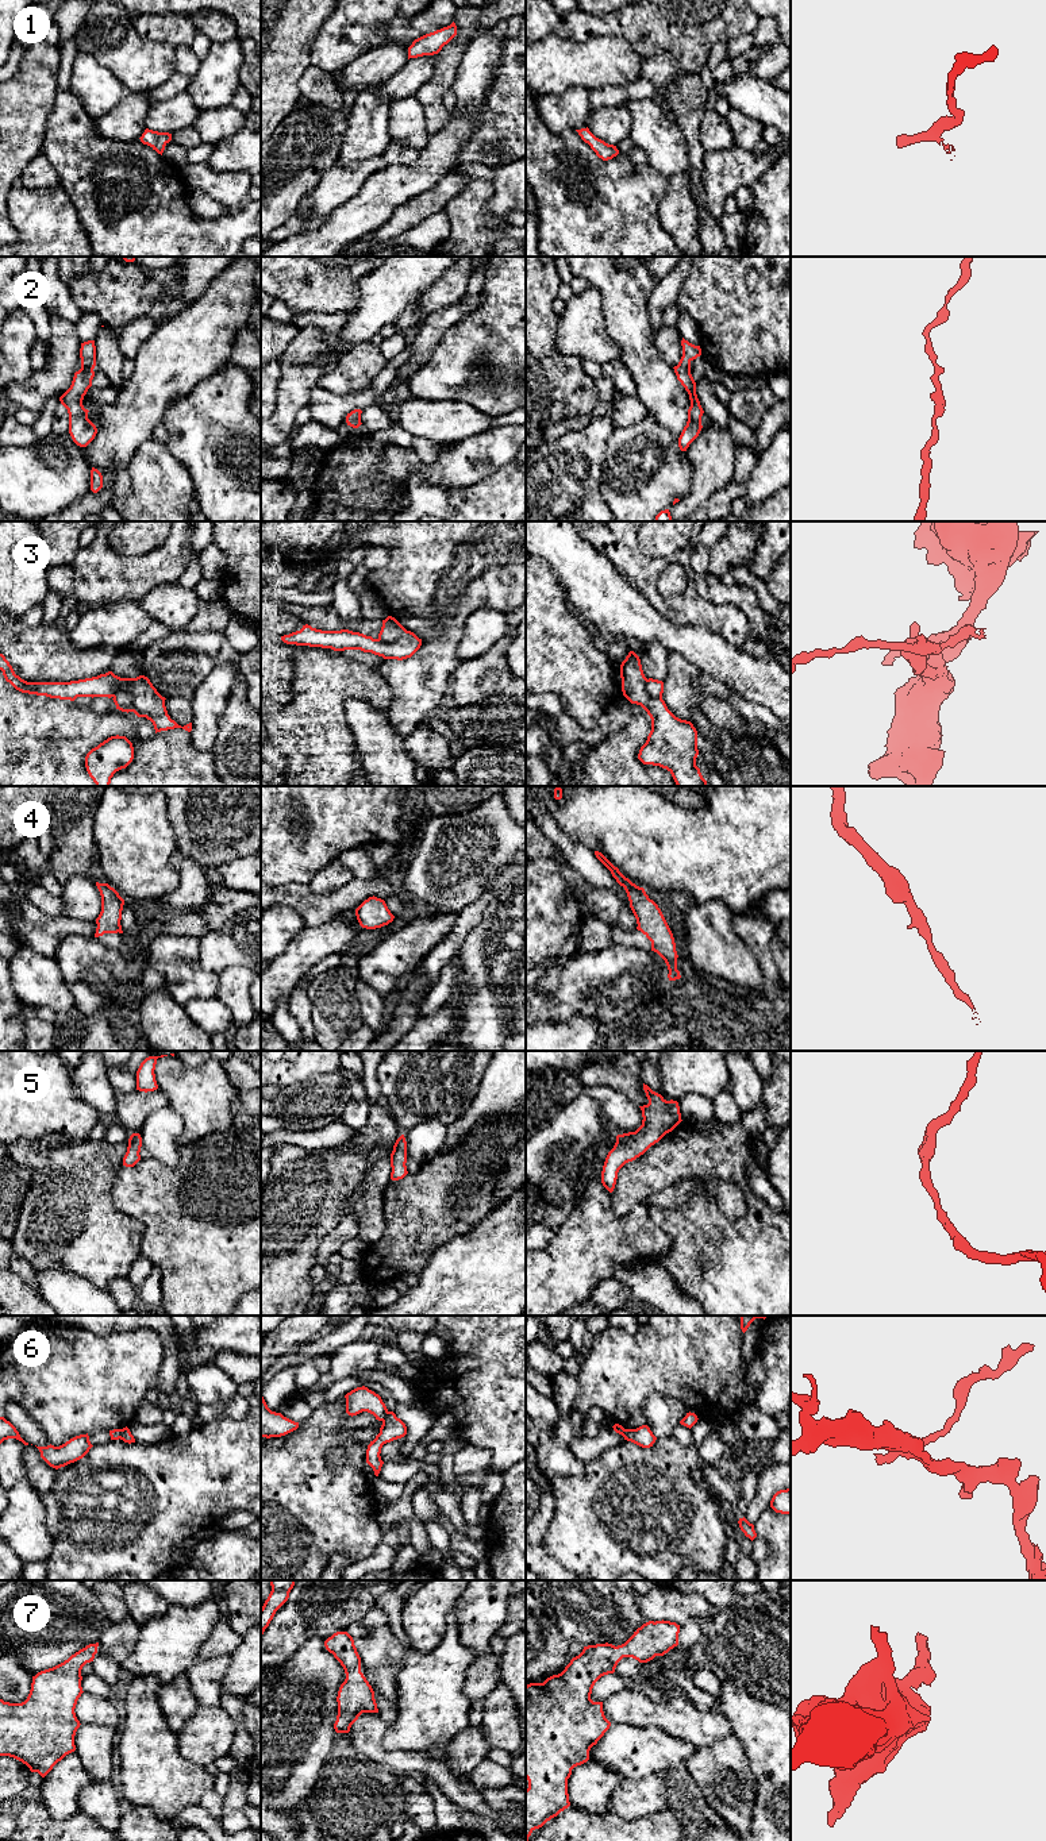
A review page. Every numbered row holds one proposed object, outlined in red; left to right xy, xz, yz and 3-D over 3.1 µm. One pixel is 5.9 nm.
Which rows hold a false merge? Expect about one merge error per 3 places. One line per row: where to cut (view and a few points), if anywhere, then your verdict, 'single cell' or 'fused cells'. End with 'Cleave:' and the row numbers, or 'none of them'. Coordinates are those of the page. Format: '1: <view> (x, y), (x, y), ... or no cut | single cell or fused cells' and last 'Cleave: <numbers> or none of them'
1: no cut | single cell
2: no cut | single cell
3: xy (120, 688), (125, 688), (131, 694), (133, 711) | fused cells
4: no cut | single cell
5: no cut | single cell
6: xy (122, 1429), (119, 1437) | fused cells
7: no cut | single cell
Cleave: 3, 6

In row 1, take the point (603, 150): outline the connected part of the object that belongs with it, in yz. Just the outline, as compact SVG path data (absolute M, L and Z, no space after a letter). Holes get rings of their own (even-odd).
M589 128L576 130L581 139L591 146L599 158L603 161L612 159L619 154L619 150L614 145L608 145L604 140L596 138Z

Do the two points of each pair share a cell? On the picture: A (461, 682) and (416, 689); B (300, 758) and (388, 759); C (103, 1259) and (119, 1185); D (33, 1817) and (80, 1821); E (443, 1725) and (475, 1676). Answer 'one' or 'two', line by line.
A: two
B: two
C: two
D: one
E: two

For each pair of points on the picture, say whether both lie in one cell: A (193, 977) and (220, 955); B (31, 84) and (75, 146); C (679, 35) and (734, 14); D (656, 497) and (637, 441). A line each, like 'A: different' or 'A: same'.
A: different
B: different
C: same
D: same

